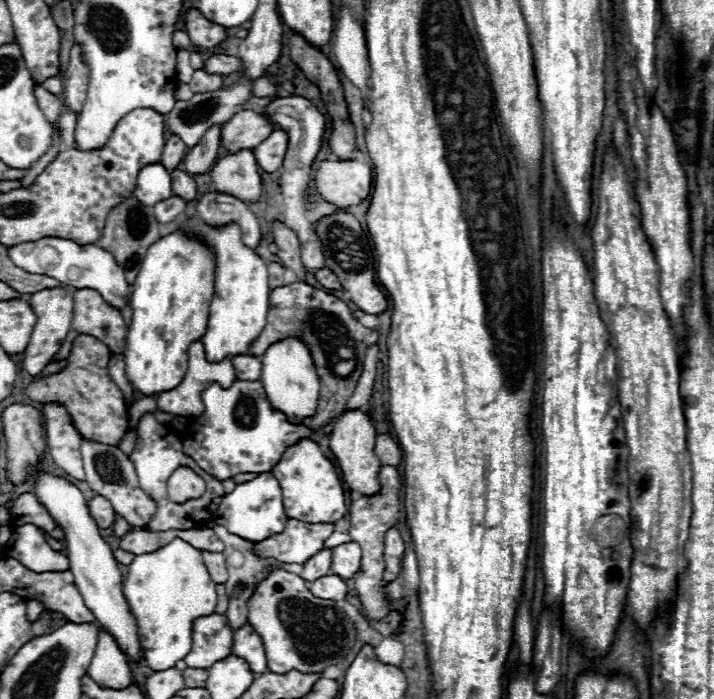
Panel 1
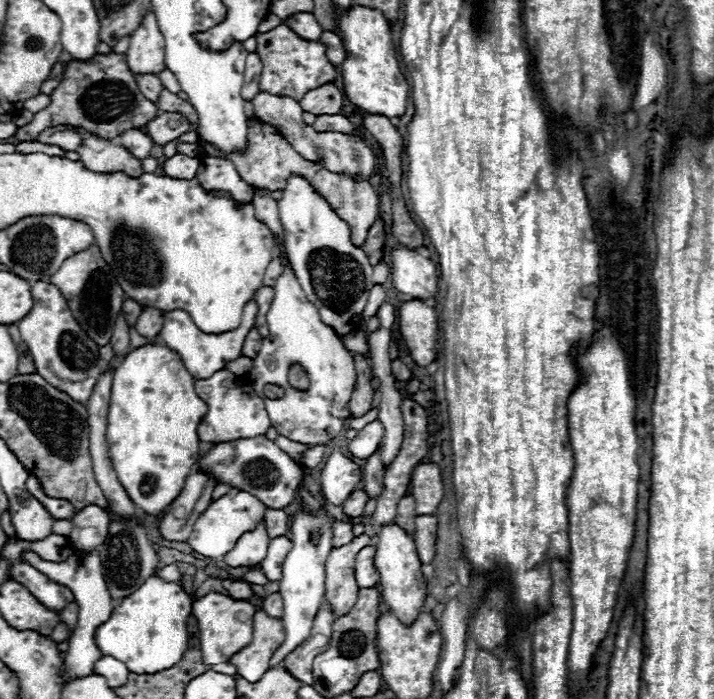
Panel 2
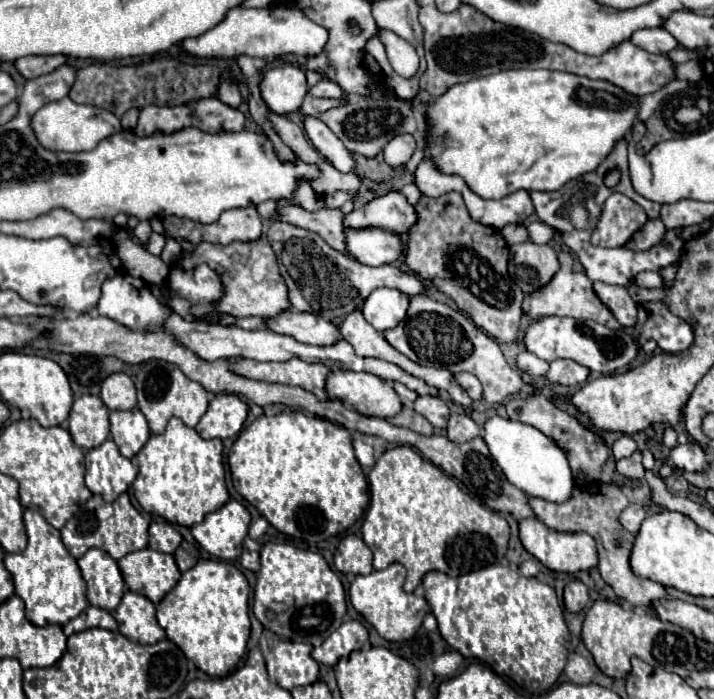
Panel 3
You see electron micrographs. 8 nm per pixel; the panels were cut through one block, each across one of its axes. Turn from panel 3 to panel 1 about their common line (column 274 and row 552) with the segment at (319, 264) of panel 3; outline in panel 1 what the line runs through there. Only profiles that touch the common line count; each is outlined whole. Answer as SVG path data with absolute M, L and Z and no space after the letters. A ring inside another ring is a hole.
M214 524L214 532L216 532L216 536L224 542L224 546L230 546L230 548L224 548L224 552L222 554L226 554L226 558L232 562L232 566L228 566L228 580L226 580L226 594L228 594L228 598L230 598L230 606L228 606L228 610L226 610L226 618L228 618L228 624L230 624L230 628L232 630L236 630L236 628L240 628L242 624L246 624L246 620L248 620L248 600L252 598L252 590L254 590L254 584L258 582L258 580L262 580L264 576L268 576L270 574L270 570L274 570L274 568L280 568L280 562L278 560L274 560L274 558L260 558L260 556L256 556L254 552L252 552L252 546L254 546L254 542L248 542L248 540L244 540L244 538L238 538L238 536L234 536L234 534L230 534L224 526L218 526L218 524Z

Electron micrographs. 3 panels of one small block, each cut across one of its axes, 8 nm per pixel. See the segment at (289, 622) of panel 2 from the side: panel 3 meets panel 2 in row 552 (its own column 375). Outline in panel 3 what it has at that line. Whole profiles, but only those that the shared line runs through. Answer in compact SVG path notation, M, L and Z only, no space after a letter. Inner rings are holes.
M376 288L366 298L362 314L368 324L372 324L376 330L384 332L388 328L394 328L408 310L408 296L394 288Z

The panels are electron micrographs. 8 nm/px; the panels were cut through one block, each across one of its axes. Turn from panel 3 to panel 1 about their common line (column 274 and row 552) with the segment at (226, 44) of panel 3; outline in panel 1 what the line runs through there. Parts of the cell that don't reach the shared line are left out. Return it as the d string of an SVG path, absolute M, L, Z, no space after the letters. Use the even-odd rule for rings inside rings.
M24 524L12 530L10 540L4 546L4 554L22 562L34 572L64 572L68 570L68 558L62 552L54 552L40 528Z

